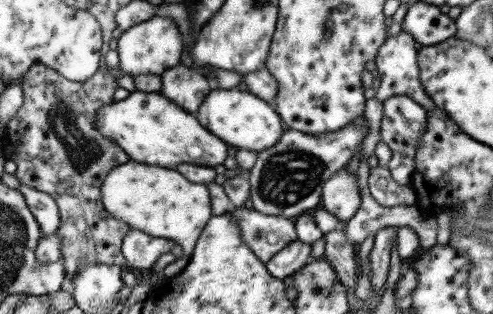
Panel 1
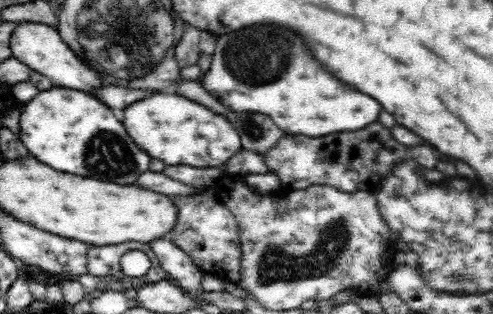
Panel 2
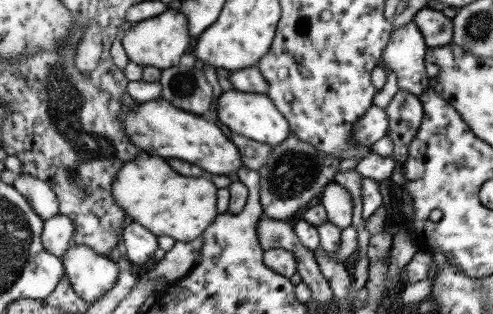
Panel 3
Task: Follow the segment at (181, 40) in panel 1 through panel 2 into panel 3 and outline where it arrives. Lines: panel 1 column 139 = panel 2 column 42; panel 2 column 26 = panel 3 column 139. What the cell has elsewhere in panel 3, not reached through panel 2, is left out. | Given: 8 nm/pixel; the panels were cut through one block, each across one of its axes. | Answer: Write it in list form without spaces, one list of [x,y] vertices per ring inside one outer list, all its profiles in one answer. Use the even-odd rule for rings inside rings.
[[[165,10],[159,16],[137,22],[131,30],[127,30],[121,38],[121,46],[133,64],[139,64],[143,68],[153,66],[157,70],[167,70],[171,66],[177,66],[179,58],[185,54],[185,50],[189,46],[189,40],[191,38],[189,38],[185,14],[177,12],[177,10]]]

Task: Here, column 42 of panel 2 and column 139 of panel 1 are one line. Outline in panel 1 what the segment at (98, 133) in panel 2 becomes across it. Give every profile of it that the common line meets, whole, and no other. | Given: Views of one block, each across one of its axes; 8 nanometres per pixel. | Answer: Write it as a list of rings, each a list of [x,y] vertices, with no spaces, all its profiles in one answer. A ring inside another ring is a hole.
[[[133,92],[121,104],[113,102],[95,112],[95,126],[101,136],[111,138],[129,160],[137,160],[147,166],[175,168],[181,162],[197,164],[197,166],[215,166],[225,162],[227,146],[209,134],[195,118],[183,112],[175,102],[159,96],[159,92]]]

